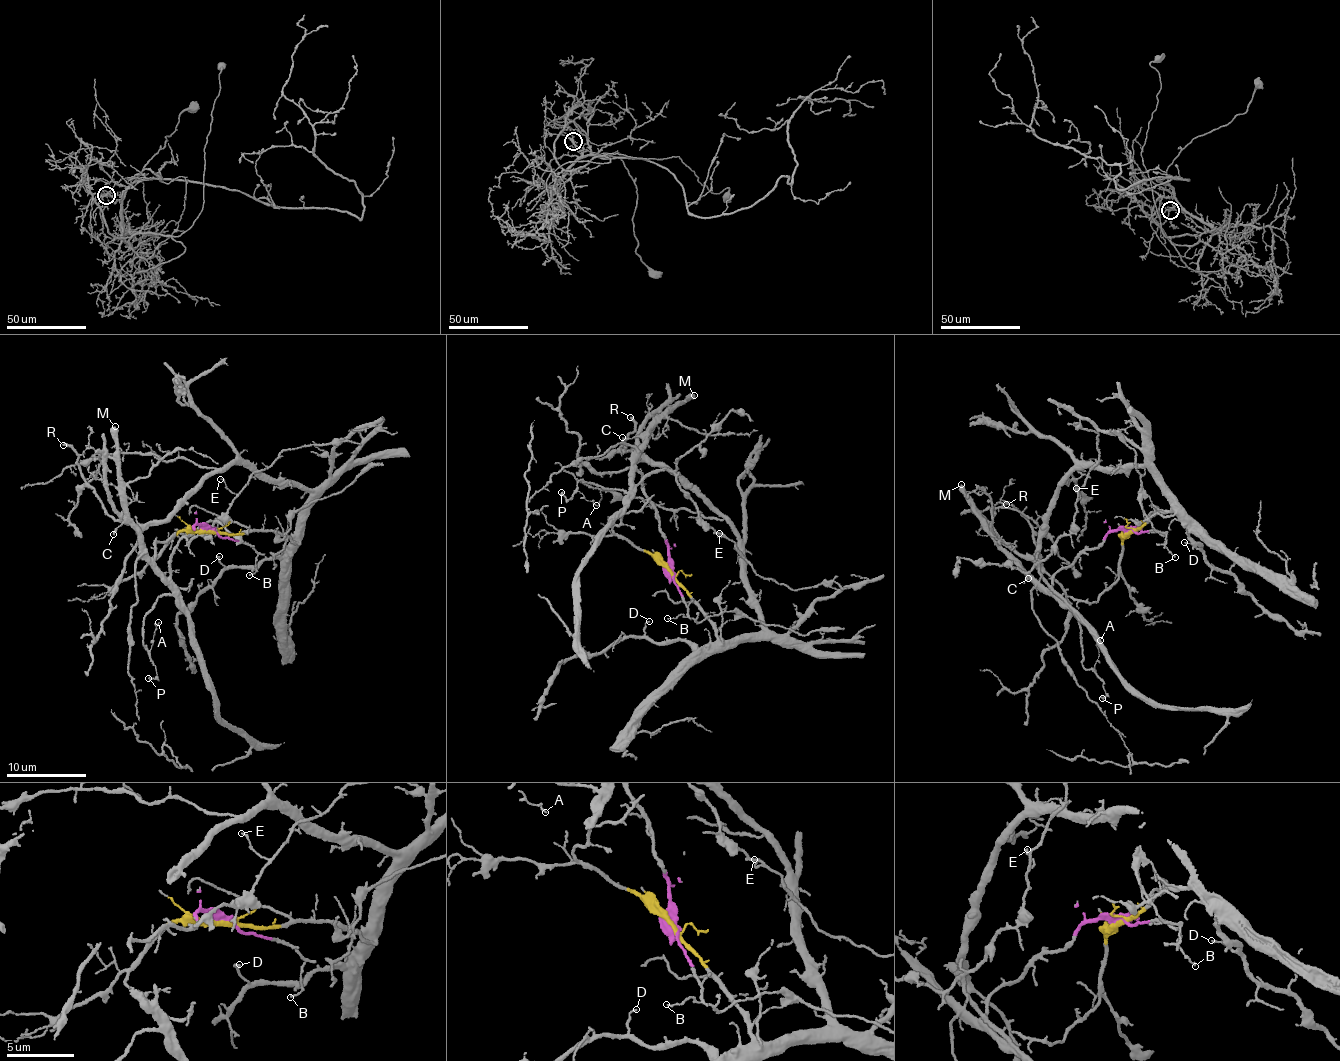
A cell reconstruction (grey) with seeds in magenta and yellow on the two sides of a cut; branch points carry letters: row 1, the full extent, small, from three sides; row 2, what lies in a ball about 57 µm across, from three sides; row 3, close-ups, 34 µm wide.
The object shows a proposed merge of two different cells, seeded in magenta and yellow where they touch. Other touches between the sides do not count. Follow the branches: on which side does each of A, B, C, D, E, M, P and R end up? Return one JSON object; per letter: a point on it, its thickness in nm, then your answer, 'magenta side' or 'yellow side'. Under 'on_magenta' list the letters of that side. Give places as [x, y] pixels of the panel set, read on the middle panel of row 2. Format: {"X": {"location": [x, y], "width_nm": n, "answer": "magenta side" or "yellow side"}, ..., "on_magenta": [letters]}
{"A": {"location": [596, 505], "width_nm": 110, "answer": "magenta side"}, "B": {"location": [667, 618], "width_nm": 110, "answer": "magenta side"}, "C": {"location": [622, 437], "width_nm": 180, "answer": "magenta side"}, "D": {"location": [649, 621], "width_nm": 110, "answer": "yellow side"}, "E": {"location": [719, 533], "width_nm": 110, "answer": "magenta side"}, "M": {"location": [694, 395], "width_nm": 550, "answer": "magenta side"}, "P": {"location": [561, 492], "width_nm": 140, "answer": "magenta side"}, "R": {"location": [630, 417], "width_nm": 240, "answer": "yellow side"}, "on_magenta": ["A", "B", "C", "E", "M", "P"]}

